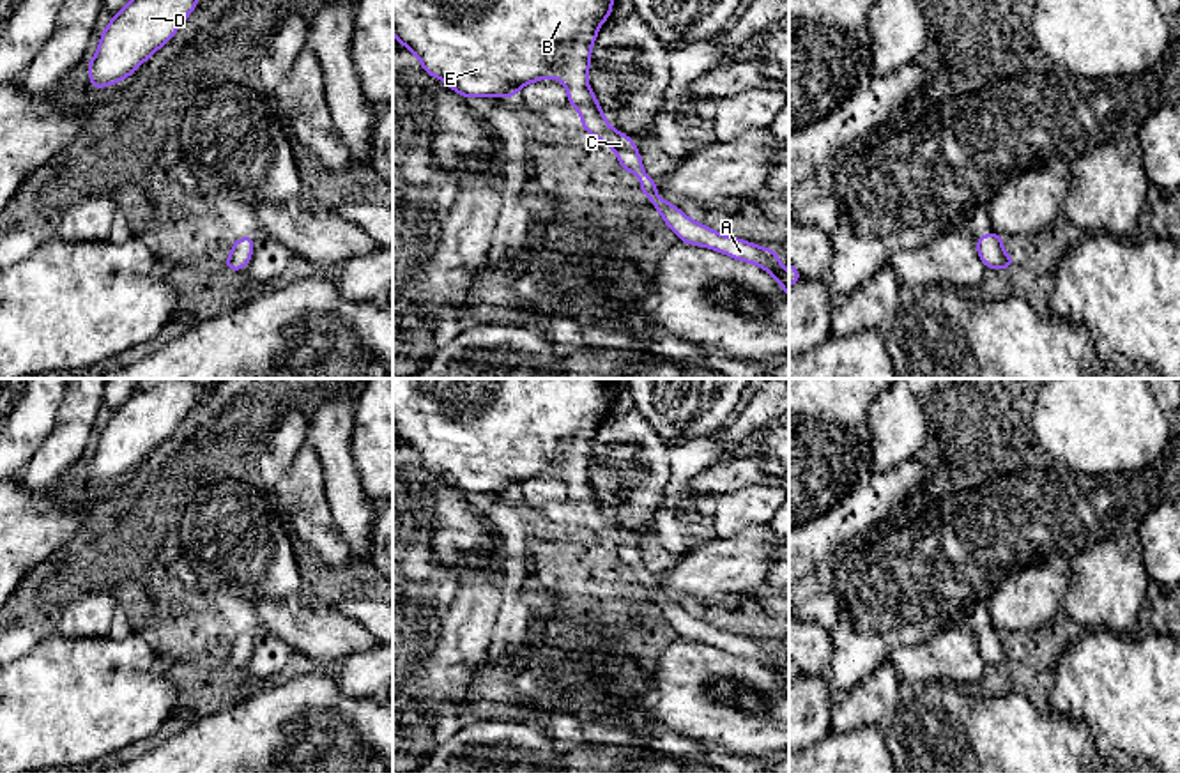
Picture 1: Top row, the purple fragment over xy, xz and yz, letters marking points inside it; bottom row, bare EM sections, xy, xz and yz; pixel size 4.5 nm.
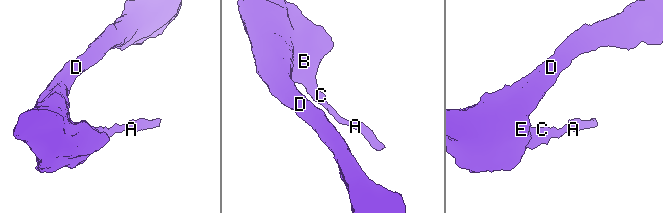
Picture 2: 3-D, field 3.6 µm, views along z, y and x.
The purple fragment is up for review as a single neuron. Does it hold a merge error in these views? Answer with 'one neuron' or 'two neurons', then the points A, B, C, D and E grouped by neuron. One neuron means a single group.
one neuron | A B C D E

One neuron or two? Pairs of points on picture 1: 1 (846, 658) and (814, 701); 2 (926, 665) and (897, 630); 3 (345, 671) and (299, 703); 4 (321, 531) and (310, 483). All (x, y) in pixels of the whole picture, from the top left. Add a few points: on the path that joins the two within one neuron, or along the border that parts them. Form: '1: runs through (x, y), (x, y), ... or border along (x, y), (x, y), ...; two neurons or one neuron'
1: border along (823, 674), (835, 694), (832, 722); two neurons
2: border along (949, 628), (899, 644), (888, 655), (896, 674); two neurons
3: border along (328, 667), (333, 680), (345, 692), (372, 697); two neurons
4: runs through (310, 519), (310, 496); one neuron

